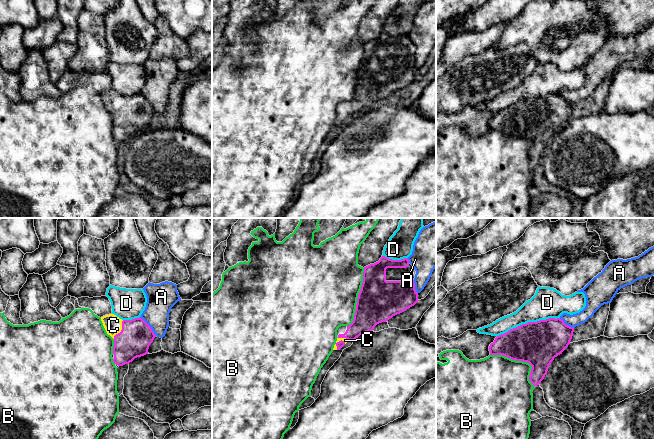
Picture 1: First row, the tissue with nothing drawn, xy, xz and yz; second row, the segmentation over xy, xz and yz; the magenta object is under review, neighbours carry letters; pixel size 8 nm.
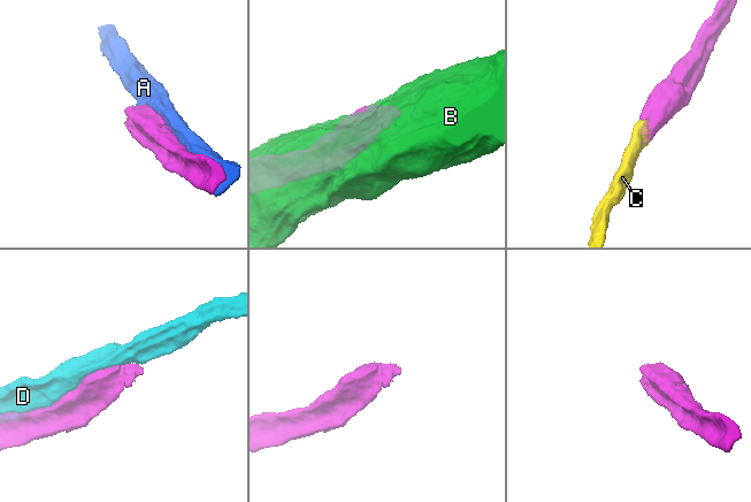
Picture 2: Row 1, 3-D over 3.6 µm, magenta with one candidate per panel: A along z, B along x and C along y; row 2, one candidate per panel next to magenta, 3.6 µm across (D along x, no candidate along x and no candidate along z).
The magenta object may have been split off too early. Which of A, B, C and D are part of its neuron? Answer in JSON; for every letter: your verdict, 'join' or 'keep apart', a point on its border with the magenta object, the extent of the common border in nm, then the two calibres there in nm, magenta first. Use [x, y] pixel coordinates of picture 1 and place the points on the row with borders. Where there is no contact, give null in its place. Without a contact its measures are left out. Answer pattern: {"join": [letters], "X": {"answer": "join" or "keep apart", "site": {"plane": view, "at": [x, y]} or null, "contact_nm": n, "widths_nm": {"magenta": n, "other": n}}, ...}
{"join": ["C"], "A": {"answer": "keep apart", "site": {"plane": "xy", "at": [149, 326]}, "contact_nm": 200, "widths_nm": {"magenta": 260, "other": 220}}, "B": {"answer": "keep apart", "site": {"plane": "yz", "at": [521, 360]}, "contact_nm": 440, "widths_nm": {"magenta": 360, "other": 440}}, "C": {"answer": "join", "site": {"plane": "xy", "at": [121, 330]}, "contact_nm": 170, "widths_nm": {"magenta": 260, "other": 140}}, "D": {"answer": "keep apart", "site": {"plane": "yz", "at": [528, 322]}, "contact_nm": 550, "widths_nm": {"magenta": 360, "other": 240}}}

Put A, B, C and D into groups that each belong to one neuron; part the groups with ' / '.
A / B / C / D

